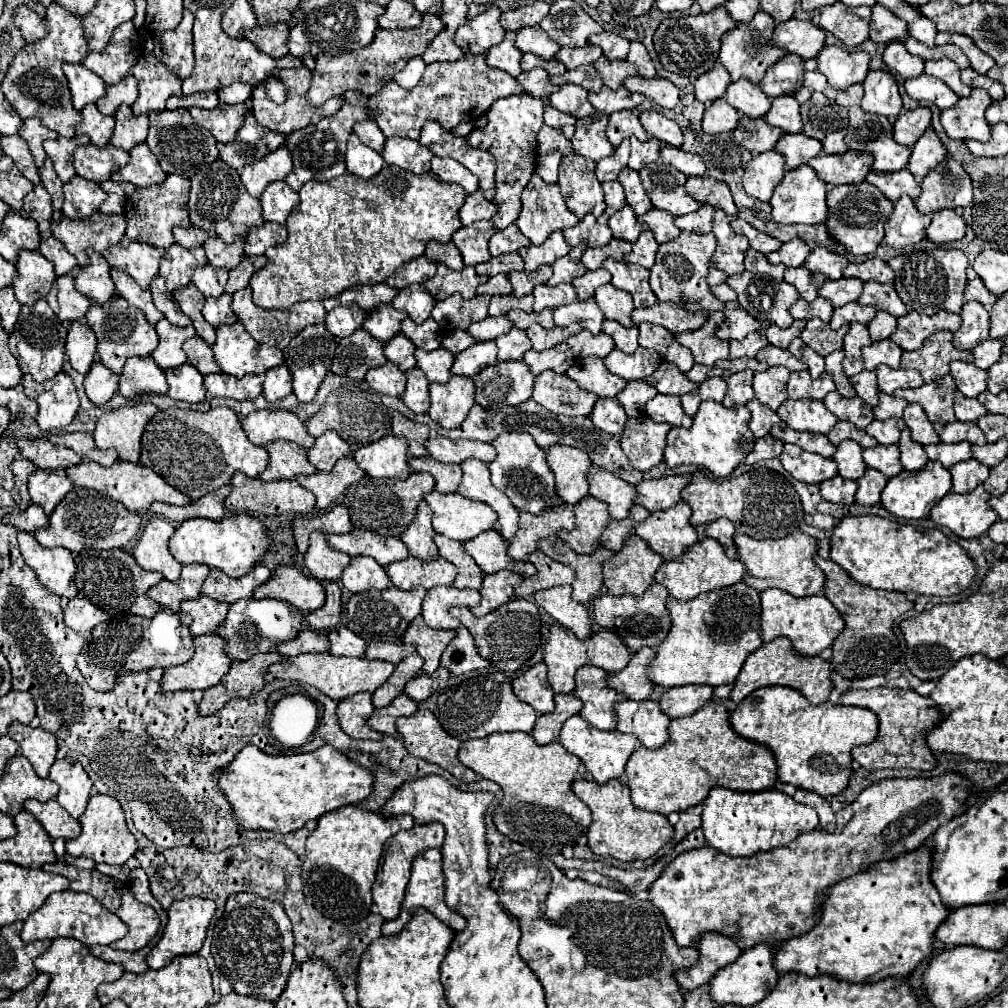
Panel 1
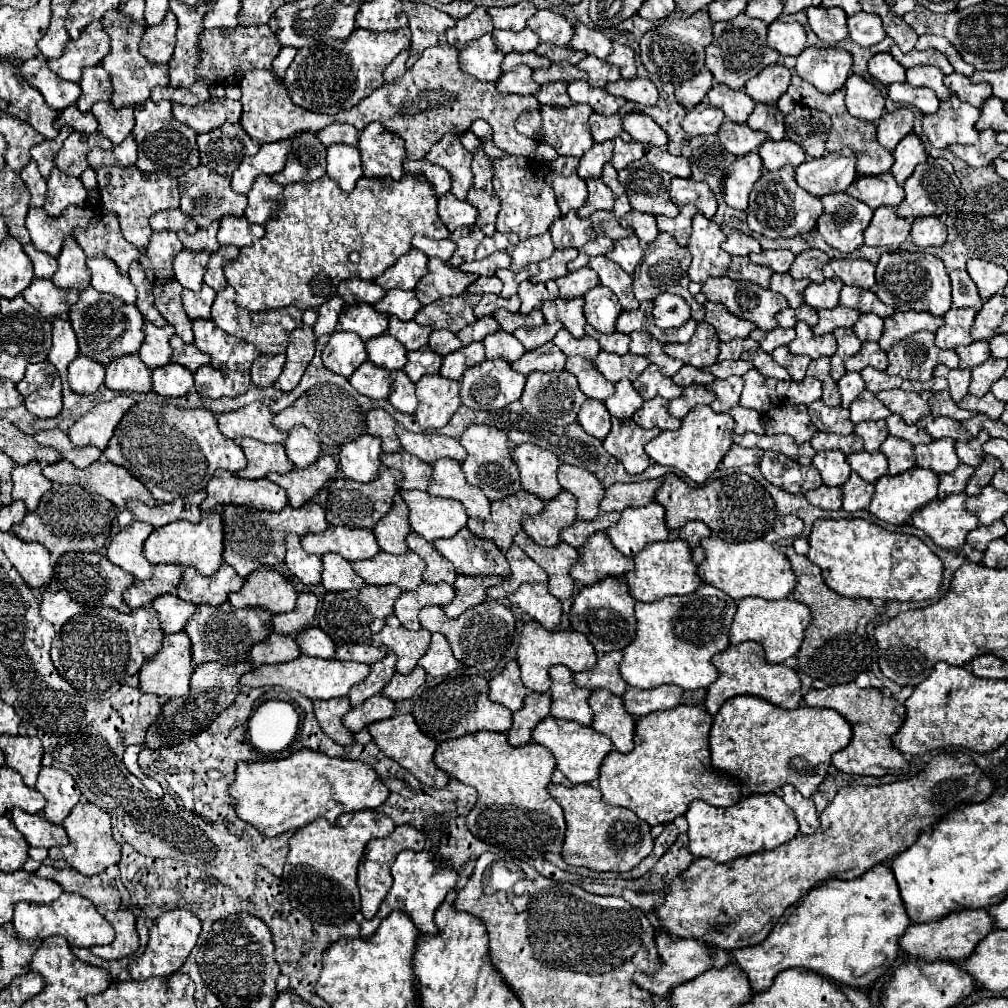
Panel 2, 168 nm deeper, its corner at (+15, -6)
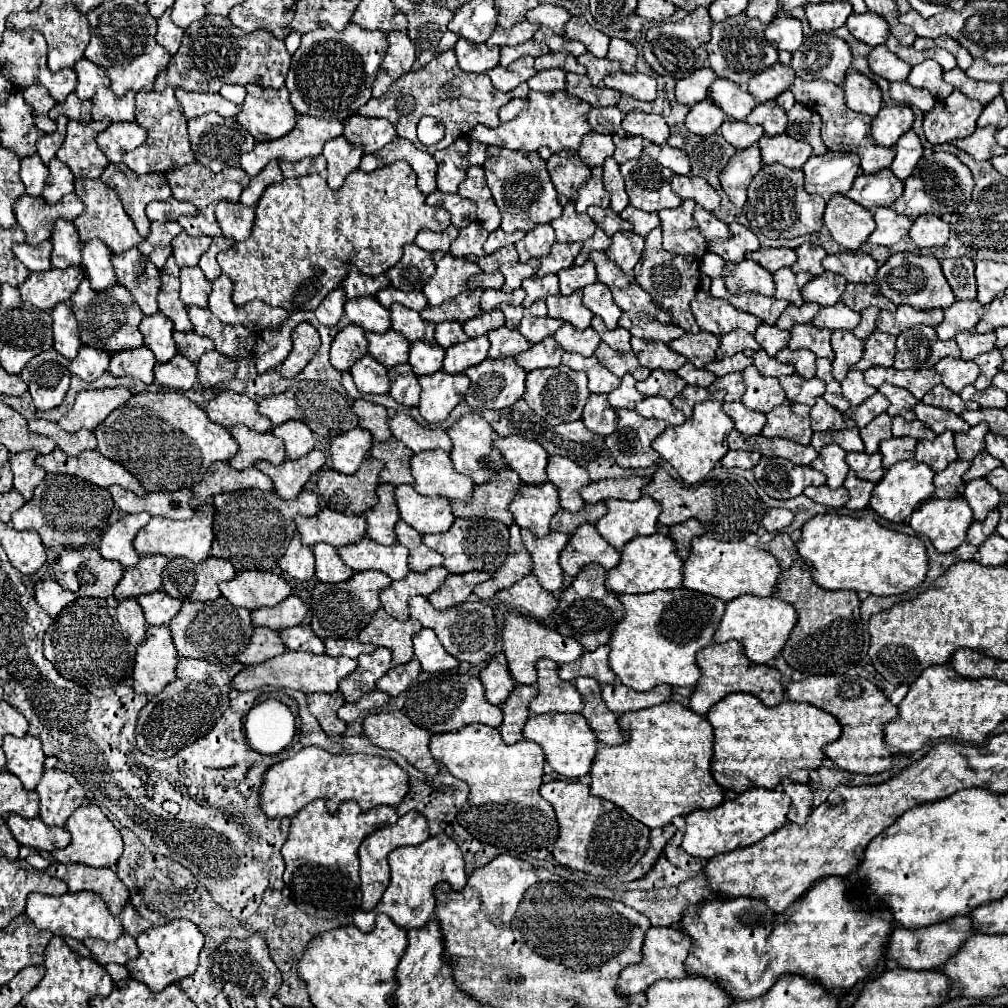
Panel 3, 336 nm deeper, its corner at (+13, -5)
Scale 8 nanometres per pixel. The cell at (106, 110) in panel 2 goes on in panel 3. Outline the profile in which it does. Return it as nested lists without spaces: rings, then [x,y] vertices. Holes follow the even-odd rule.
[[[103,88],[93,98],[93,118],[95,120],[109,118],[111,122],[135,122],[135,100],[133,98],[135,98],[135,92],[127,92],[123,98],[119,98],[111,92],[111,88]]]

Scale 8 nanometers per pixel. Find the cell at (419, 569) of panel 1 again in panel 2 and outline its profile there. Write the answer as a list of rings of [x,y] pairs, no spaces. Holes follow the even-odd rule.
[[[379,551],[373,559],[351,561],[353,571],[369,585],[397,585],[405,591],[417,589],[425,569],[425,561],[413,551],[403,555],[391,555]]]

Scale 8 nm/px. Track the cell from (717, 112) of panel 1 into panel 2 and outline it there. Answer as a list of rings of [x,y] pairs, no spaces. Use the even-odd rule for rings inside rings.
[[[707,103],[695,105],[685,119],[681,121],[681,127],[687,135],[711,135],[717,133],[723,123],[723,111],[717,107],[711,107]]]

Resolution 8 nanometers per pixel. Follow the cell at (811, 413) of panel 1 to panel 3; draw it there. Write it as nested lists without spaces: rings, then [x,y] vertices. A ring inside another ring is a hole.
[[[785,400],[767,414],[767,424],[761,434],[767,438],[787,438],[797,444],[811,444],[813,430],[809,410],[807,404]]]

